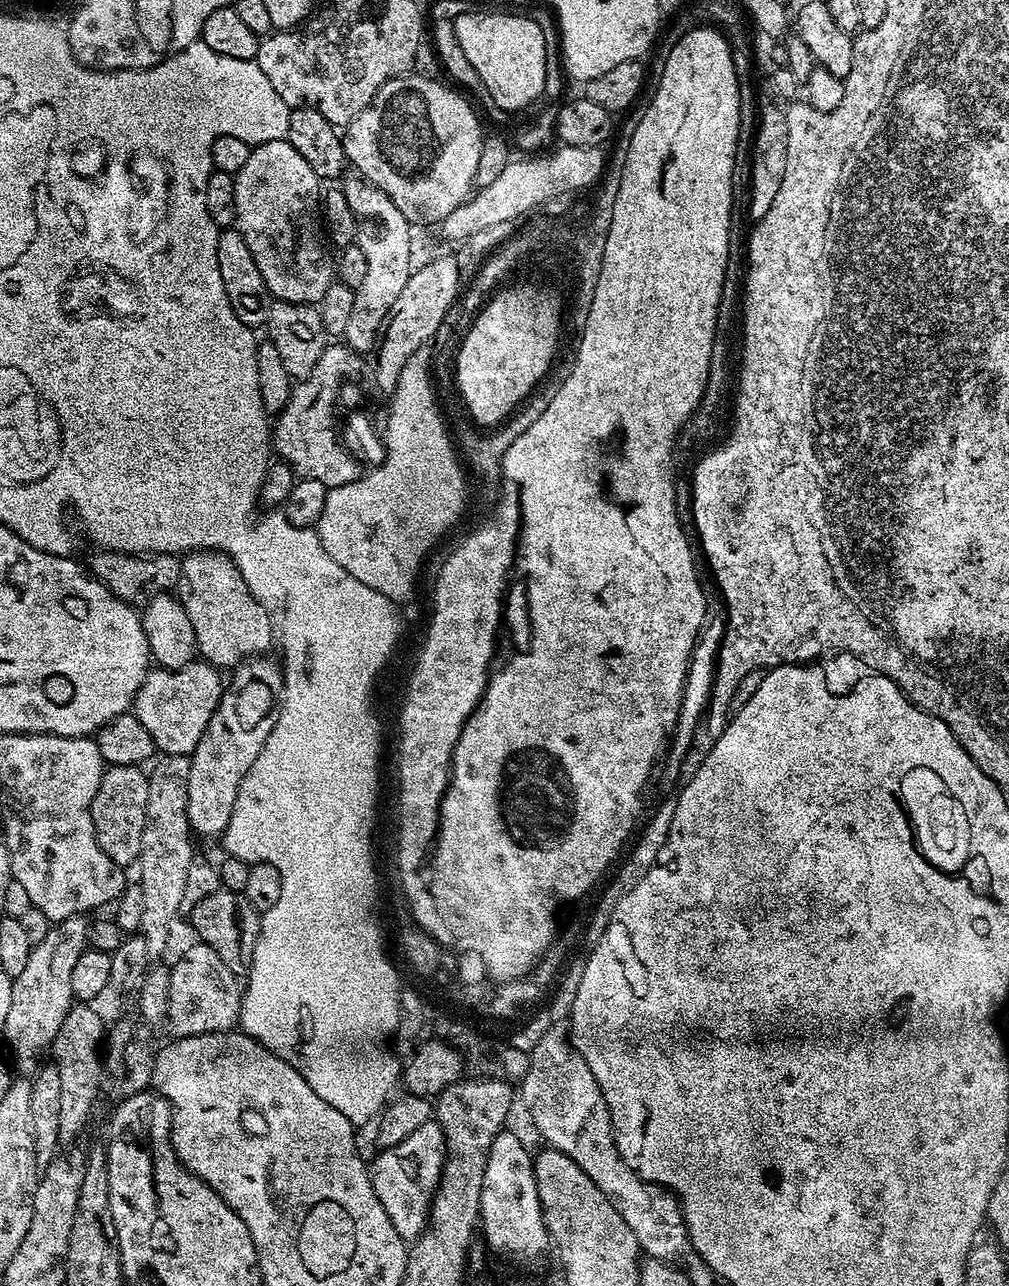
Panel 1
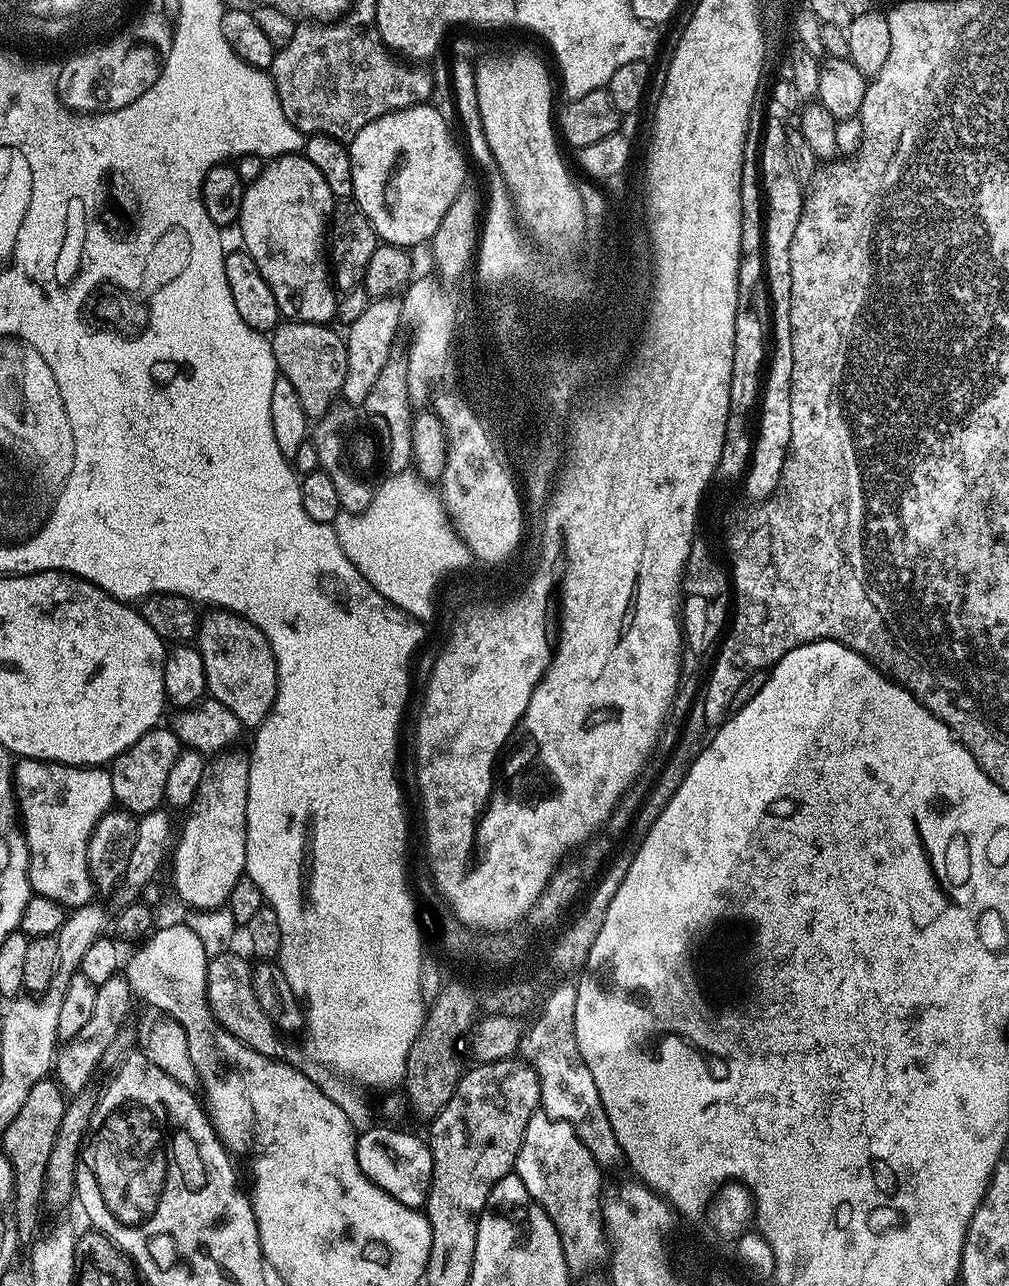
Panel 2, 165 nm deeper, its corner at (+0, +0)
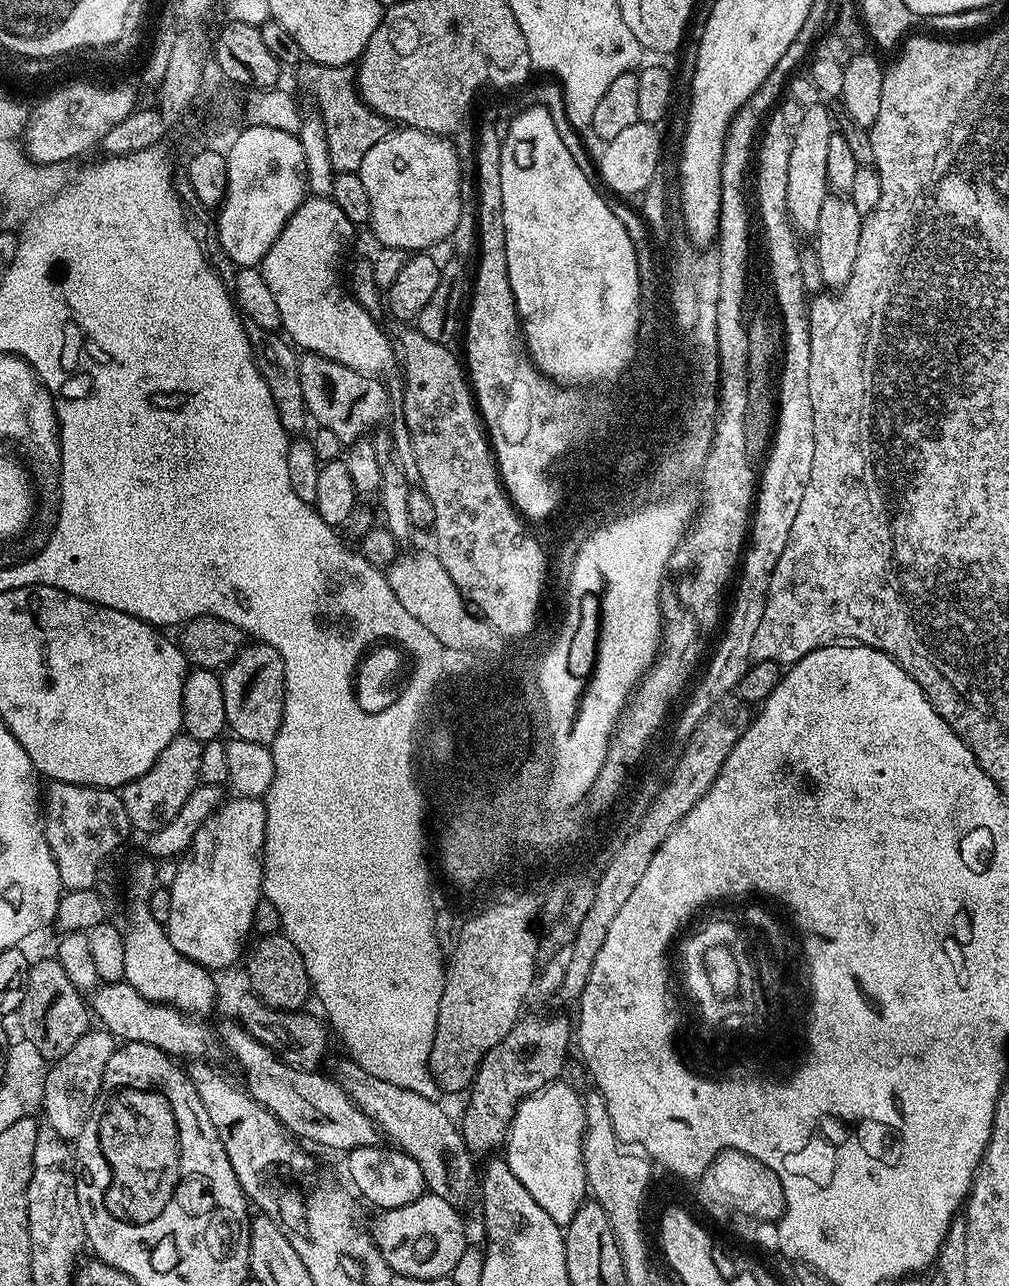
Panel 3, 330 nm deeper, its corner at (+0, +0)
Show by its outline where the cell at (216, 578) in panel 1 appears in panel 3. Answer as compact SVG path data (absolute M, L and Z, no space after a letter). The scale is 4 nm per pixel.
M252 642L243 648L220 676L226 724L237 740L271 745L282 726L284 713L284 663L270 645Z

